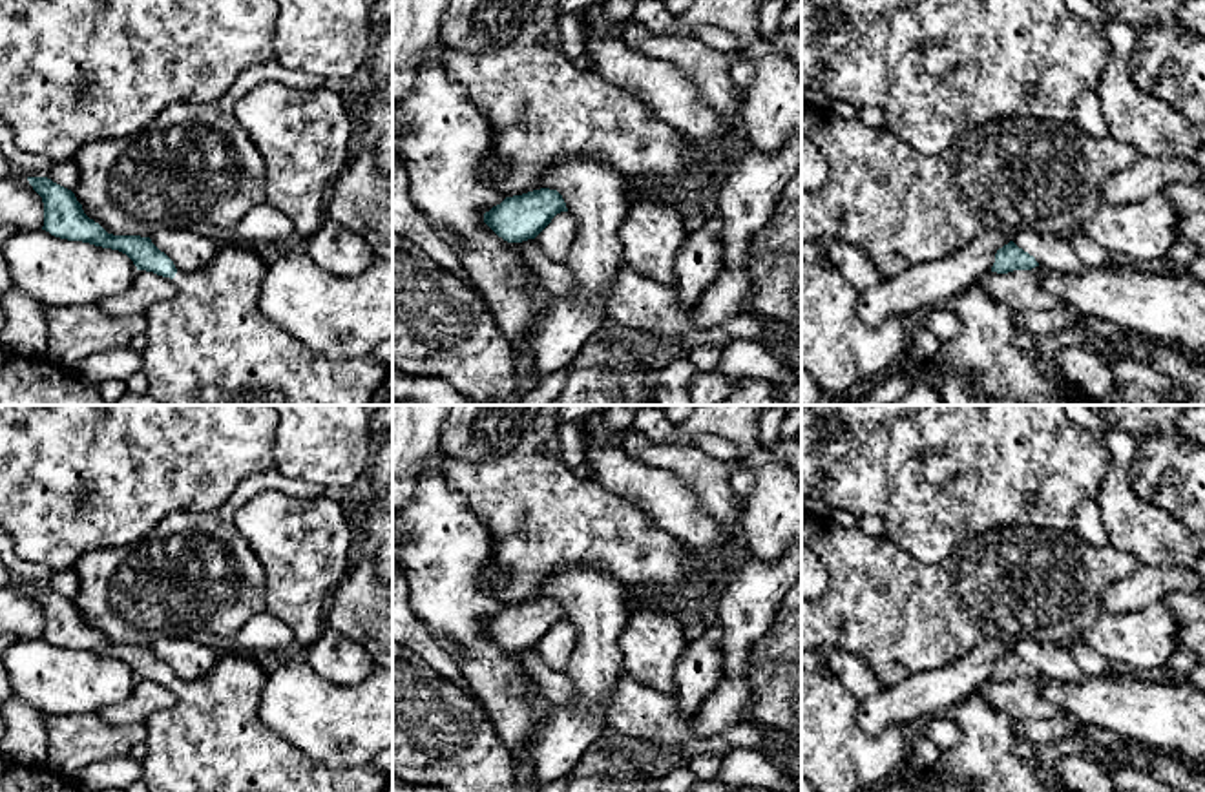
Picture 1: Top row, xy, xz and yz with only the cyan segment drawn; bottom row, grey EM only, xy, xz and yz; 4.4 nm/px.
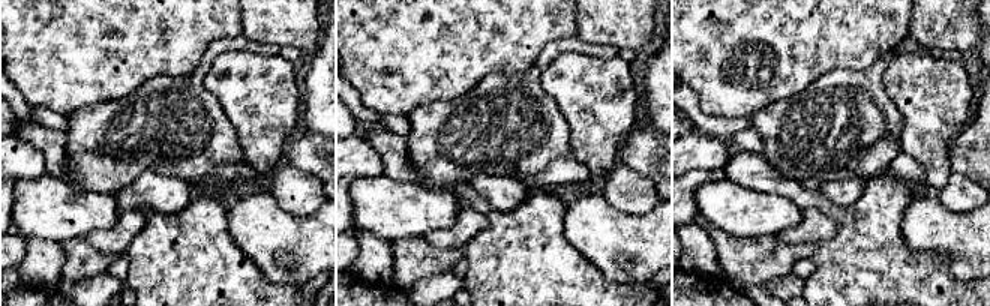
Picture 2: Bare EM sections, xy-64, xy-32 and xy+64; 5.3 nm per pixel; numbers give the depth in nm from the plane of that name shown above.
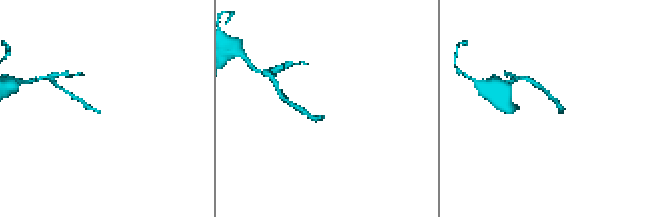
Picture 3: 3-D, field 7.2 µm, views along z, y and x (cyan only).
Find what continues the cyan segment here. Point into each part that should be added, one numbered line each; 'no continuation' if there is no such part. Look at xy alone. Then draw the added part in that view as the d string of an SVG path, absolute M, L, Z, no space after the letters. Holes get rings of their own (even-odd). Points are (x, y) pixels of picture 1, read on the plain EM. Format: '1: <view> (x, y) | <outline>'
1: xy (212, 739) | M234 651L199 679L177 679L175 704L146 723L142 781L148 792L382 792L387 774L372 765L330 770L274 734L259 714L268 672Z

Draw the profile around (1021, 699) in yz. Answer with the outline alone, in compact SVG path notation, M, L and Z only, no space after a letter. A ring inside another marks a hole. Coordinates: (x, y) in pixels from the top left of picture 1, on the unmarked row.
M1041 673L1032 679L1013 679L1008 683L990 681L973 695L982 697L995 712L1006 714L1015 723L1068 715L1064 708L1043 697L1046 681Z

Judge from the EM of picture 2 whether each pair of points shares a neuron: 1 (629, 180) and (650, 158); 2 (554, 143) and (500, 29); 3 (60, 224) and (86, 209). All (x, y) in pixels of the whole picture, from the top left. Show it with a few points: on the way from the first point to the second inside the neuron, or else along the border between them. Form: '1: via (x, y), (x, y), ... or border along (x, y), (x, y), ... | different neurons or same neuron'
1: border along (621, 162), (648, 176), (656, 188) | different neurons
2: border along (545, 45), (530, 68), (486, 77) | different neurons
3: via (66, 218), (80, 210) | same neuron

